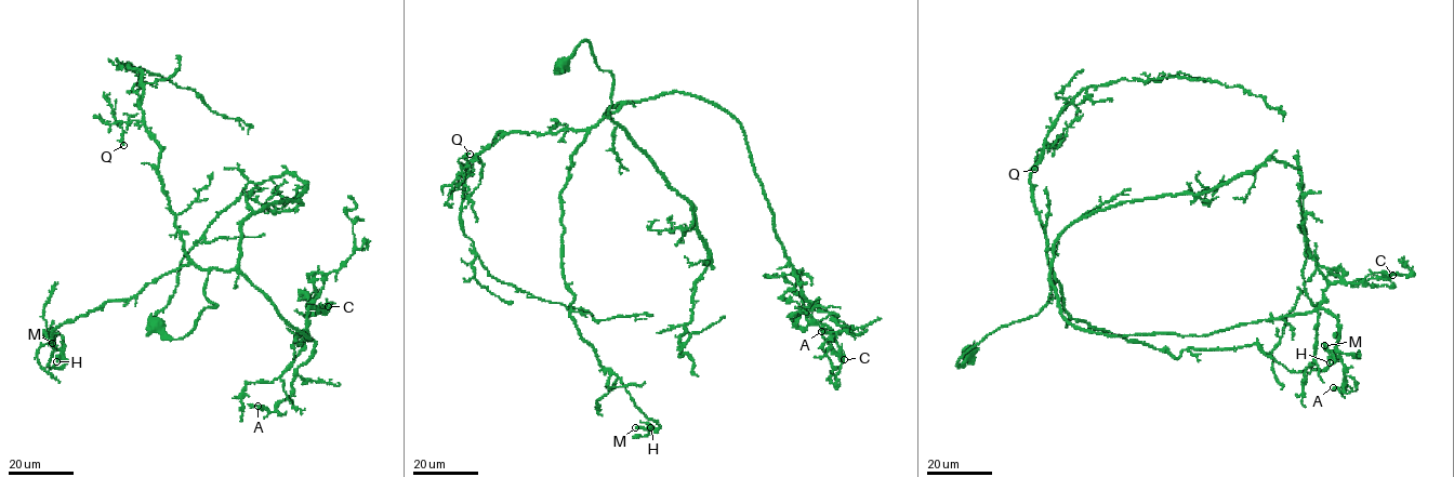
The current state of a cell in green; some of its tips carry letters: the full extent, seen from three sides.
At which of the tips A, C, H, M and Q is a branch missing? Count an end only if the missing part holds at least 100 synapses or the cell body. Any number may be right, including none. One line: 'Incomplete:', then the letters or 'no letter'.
Incomplete: no letter

